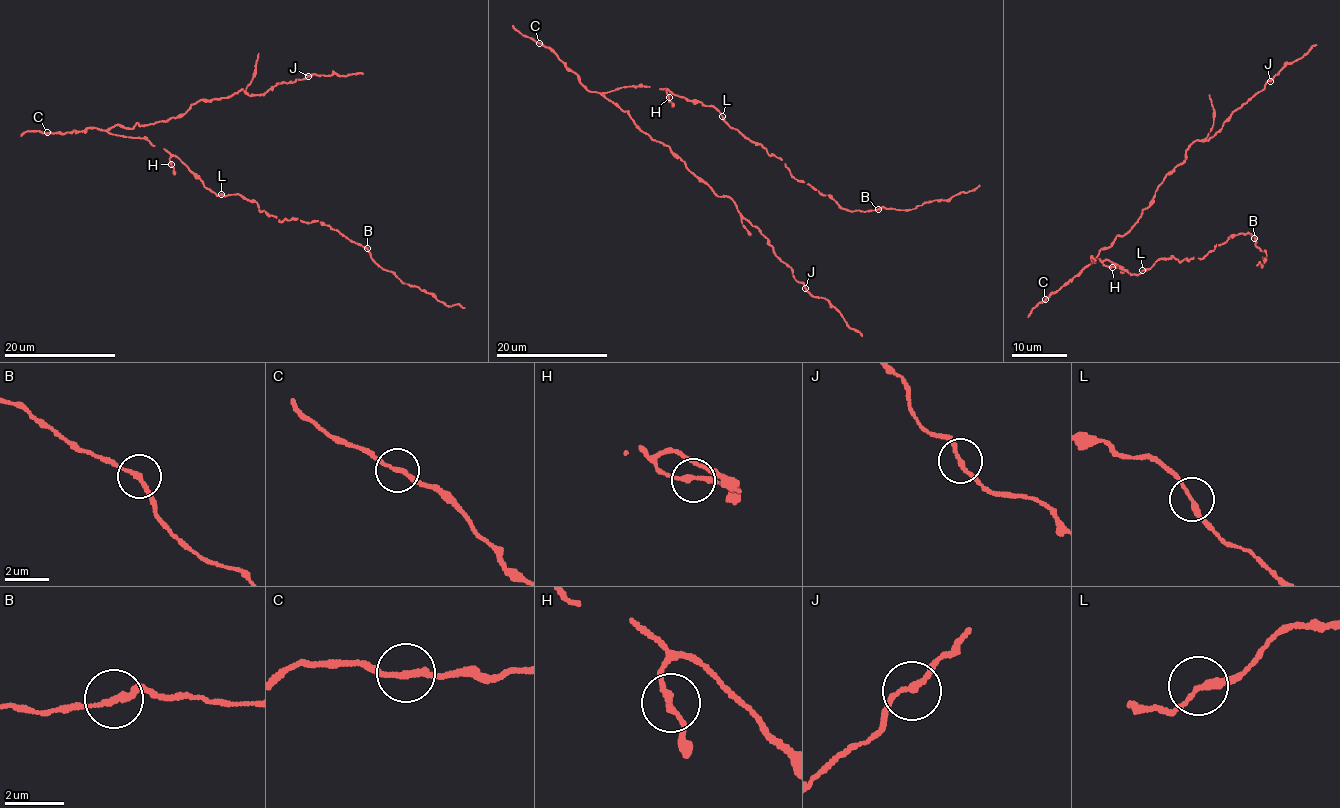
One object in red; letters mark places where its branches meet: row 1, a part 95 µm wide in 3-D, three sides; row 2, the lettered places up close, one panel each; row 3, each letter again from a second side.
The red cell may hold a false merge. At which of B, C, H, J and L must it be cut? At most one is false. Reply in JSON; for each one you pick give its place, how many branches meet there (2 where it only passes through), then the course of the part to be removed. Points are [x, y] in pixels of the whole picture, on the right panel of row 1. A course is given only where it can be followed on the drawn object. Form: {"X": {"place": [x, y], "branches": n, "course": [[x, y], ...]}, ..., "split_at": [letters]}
{"split_at": []}

